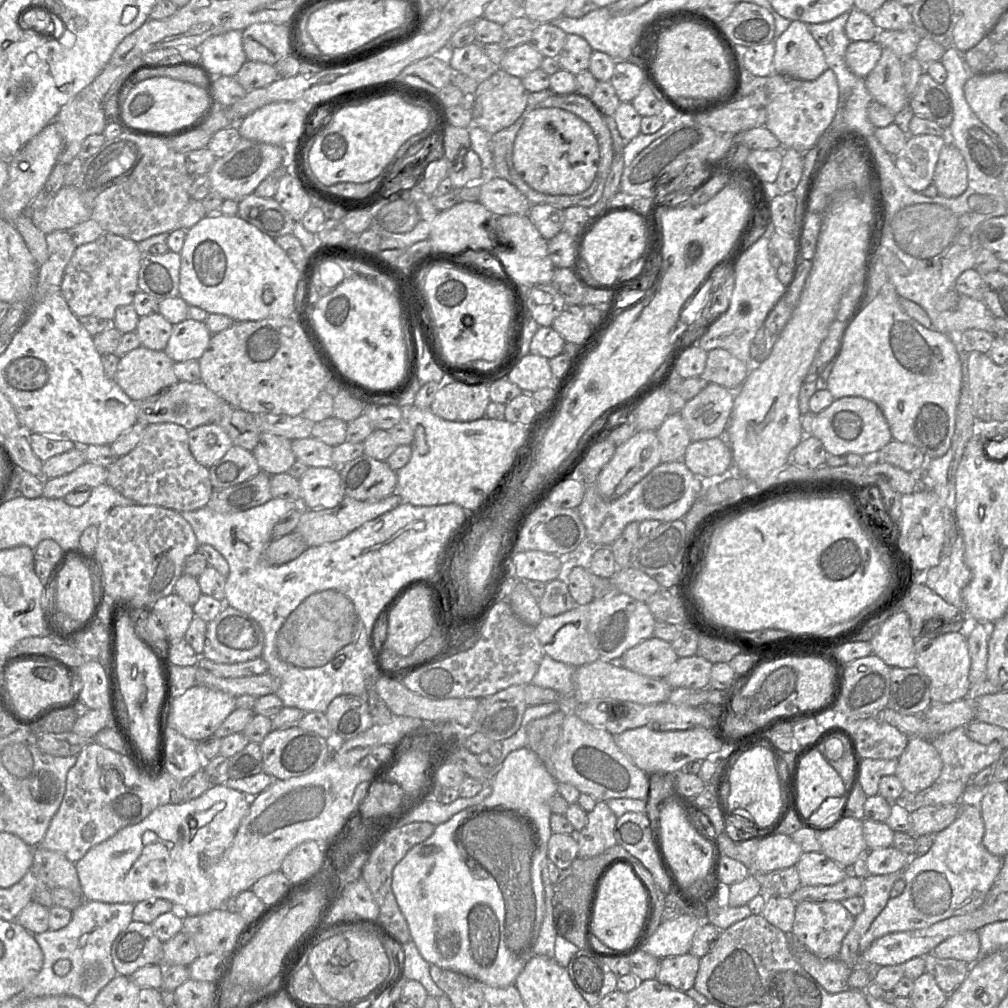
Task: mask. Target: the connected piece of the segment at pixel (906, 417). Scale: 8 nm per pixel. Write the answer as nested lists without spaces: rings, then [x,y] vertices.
[[[886,285],[886,287],[884,287],[879,294],[865,306],[859,315],[855,315],[848,327],[842,330],[839,351],[835,359],[836,362],[834,363],[828,378],[827,387],[834,400],[843,397],[863,397],[873,401],[883,412],[889,424],[893,440],[909,443],[918,447],[928,460],[939,458],[946,454],[951,446],[952,437],[955,431],[956,410],[963,383],[961,350],[950,336],[941,333],[934,328],[925,328],[907,315],[901,308],[899,304],[899,295],[892,285]]]

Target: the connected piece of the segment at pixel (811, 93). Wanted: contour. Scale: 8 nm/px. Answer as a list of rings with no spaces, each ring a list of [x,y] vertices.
[[[828,68],[814,81],[799,80],[780,73],[772,73],[765,80],[758,81],[767,88],[764,126],[779,140],[782,148],[806,153],[817,143],[836,113],[839,92],[836,75]]]

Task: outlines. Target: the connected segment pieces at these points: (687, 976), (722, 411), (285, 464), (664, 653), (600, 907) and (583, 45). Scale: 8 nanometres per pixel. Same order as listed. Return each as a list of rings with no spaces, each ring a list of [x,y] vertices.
[[[691,953],[660,959],[656,979],[676,990],[686,992],[694,987],[699,962],[700,958]]]
[[[708,383],[694,398],[688,400],[680,415],[686,423],[692,441],[721,437],[730,418],[734,392],[716,383]]]
[[[262,433],[252,450],[261,471],[270,476],[286,473],[296,461],[291,444],[292,440],[284,436]]]
[[[652,636],[625,651],[618,663],[645,676],[665,678],[678,659],[671,643]]]
[[[617,864],[599,881],[589,920],[592,935],[606,948],[630,946],[640,929],[645,914],[645,895],[639,881],[624,864]]]
[[[567,34],[565,44],[556,58],[561,69],[576,76],[588,69],[592,52],[585,39],[575,34]]]

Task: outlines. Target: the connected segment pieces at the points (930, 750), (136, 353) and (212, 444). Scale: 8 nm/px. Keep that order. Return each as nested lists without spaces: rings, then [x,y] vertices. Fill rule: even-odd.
[[[910,738],[898,758],[894,775],[898,777],[906,793],[917,795],[937,782],[942,766],[940,754],[930,740]]]
[[[140,346],[120,357],[116,383],[135,402],[178,383],[174,361],[164,352]]]
[[[204,424],[189,430],[189,448],[196,461],[210,468],[234,445],[219,425]]]

